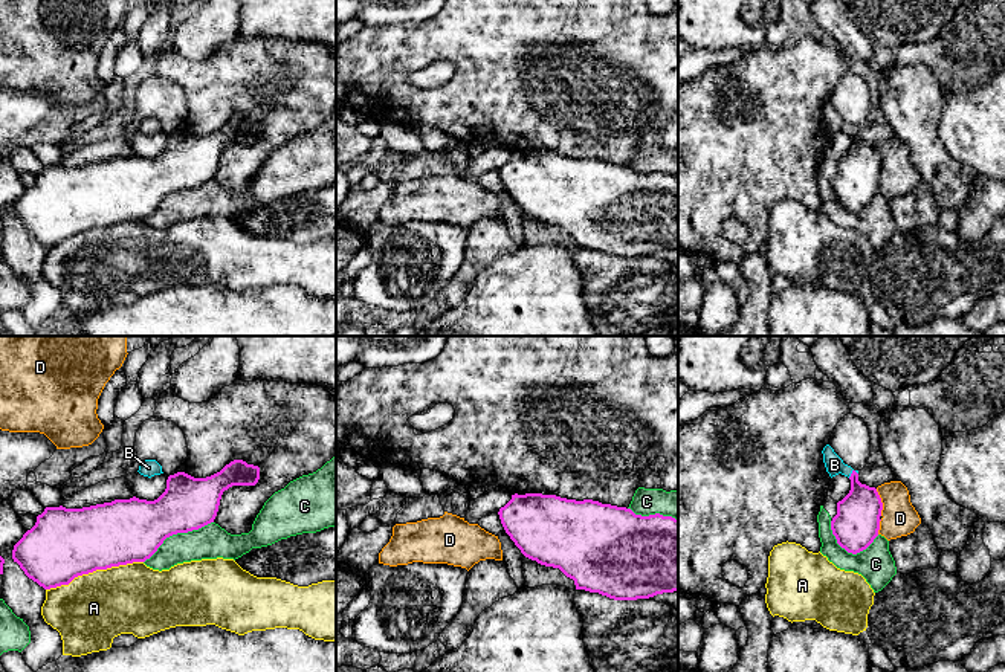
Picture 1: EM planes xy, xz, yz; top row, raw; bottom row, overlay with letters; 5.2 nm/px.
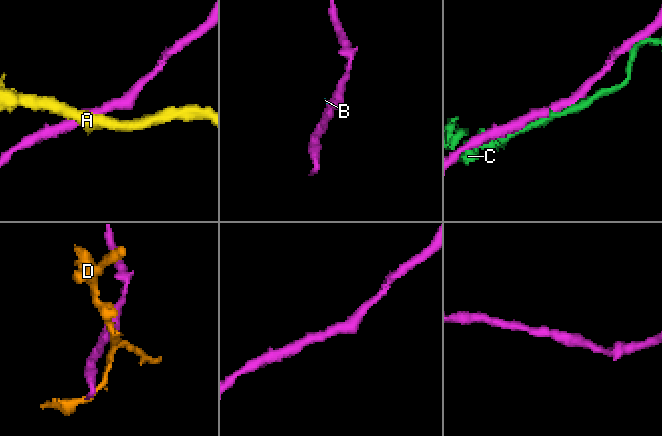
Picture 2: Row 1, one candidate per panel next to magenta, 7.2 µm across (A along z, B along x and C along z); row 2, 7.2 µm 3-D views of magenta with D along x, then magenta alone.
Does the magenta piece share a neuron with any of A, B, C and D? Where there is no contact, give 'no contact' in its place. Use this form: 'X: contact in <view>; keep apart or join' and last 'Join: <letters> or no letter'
A: contact in xy; keep apart
B: contact in yz; join
C: contact in xy; keep apart
D: contact in yz; keep apart
Join: B

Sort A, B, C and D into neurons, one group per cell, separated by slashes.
A / B / C / D

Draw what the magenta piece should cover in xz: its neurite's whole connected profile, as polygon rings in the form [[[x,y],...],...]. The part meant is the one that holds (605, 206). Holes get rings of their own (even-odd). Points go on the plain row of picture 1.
[[[515,151],[498,173],[506,191],[525,215],[559,226],[574,238],[576,247],[614,258],[678,249],[678,177],[672,174],[641,174],[626,165],[542,151]]]

